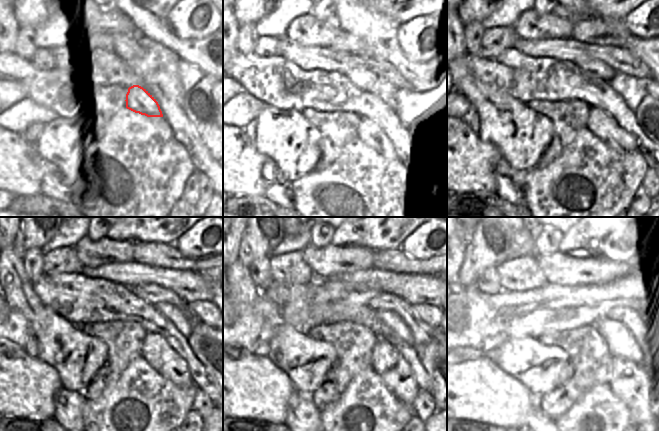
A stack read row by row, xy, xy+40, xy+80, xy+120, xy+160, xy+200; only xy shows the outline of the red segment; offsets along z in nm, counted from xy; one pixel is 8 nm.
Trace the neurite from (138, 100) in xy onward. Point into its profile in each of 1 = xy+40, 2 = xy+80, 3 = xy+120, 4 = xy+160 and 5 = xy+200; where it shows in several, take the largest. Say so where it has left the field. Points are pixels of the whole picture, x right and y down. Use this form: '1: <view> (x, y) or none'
1: xy+40 (369, 106)
2: xy+80 (600, 122)
3: xy+120 (160, 356)
4: xy+160 (387, 361)
5: xy+200 (625, 381)

